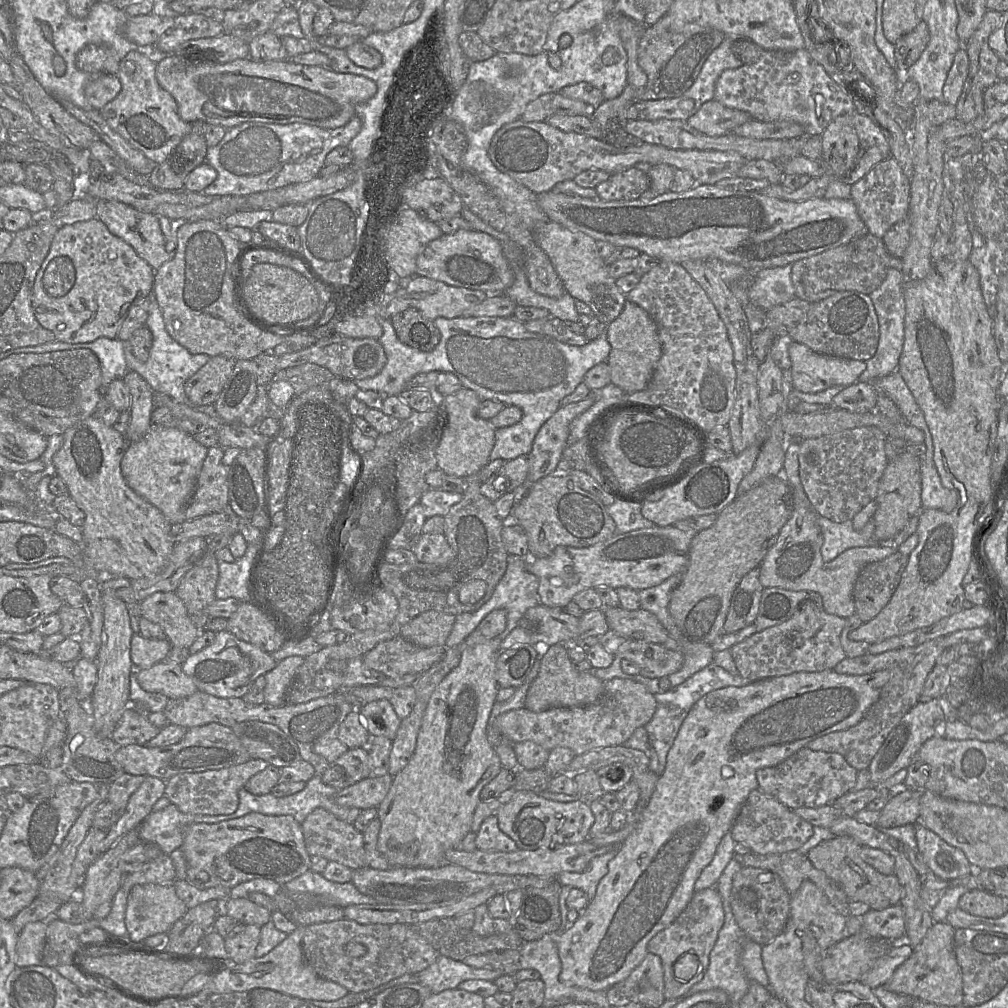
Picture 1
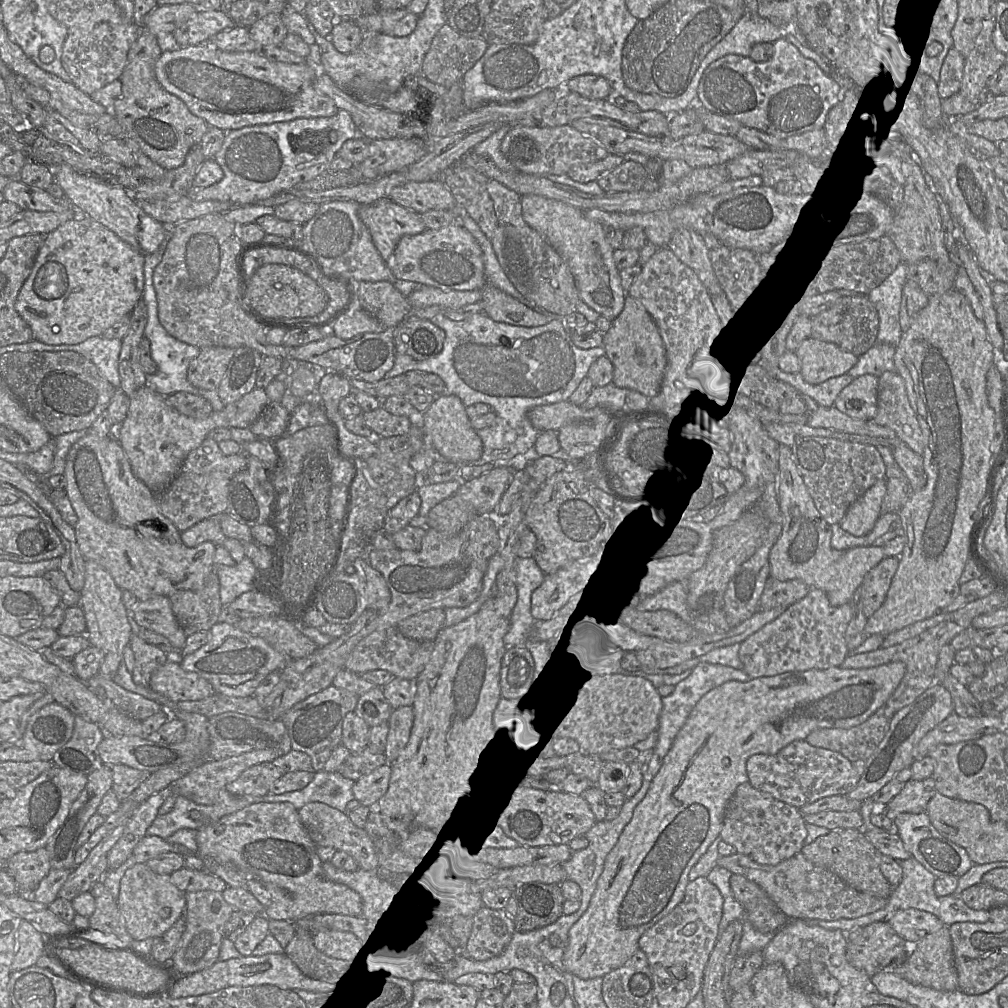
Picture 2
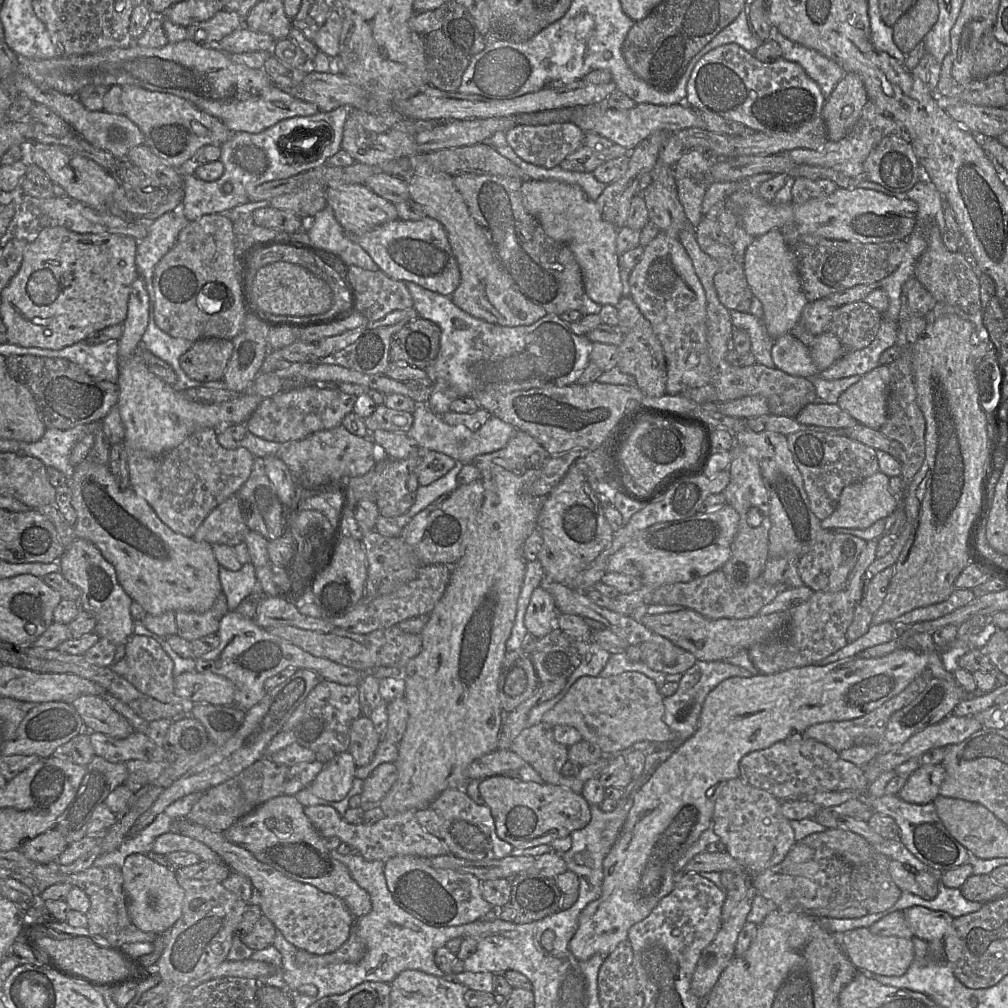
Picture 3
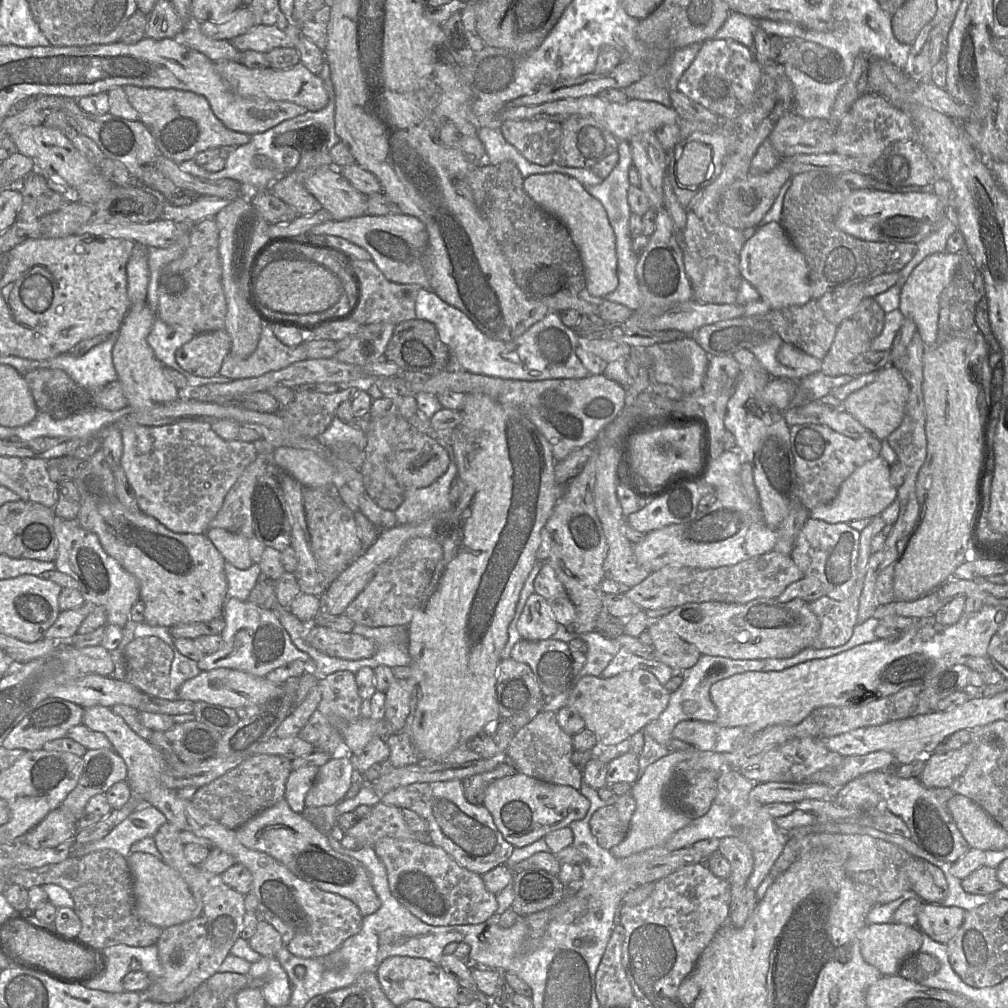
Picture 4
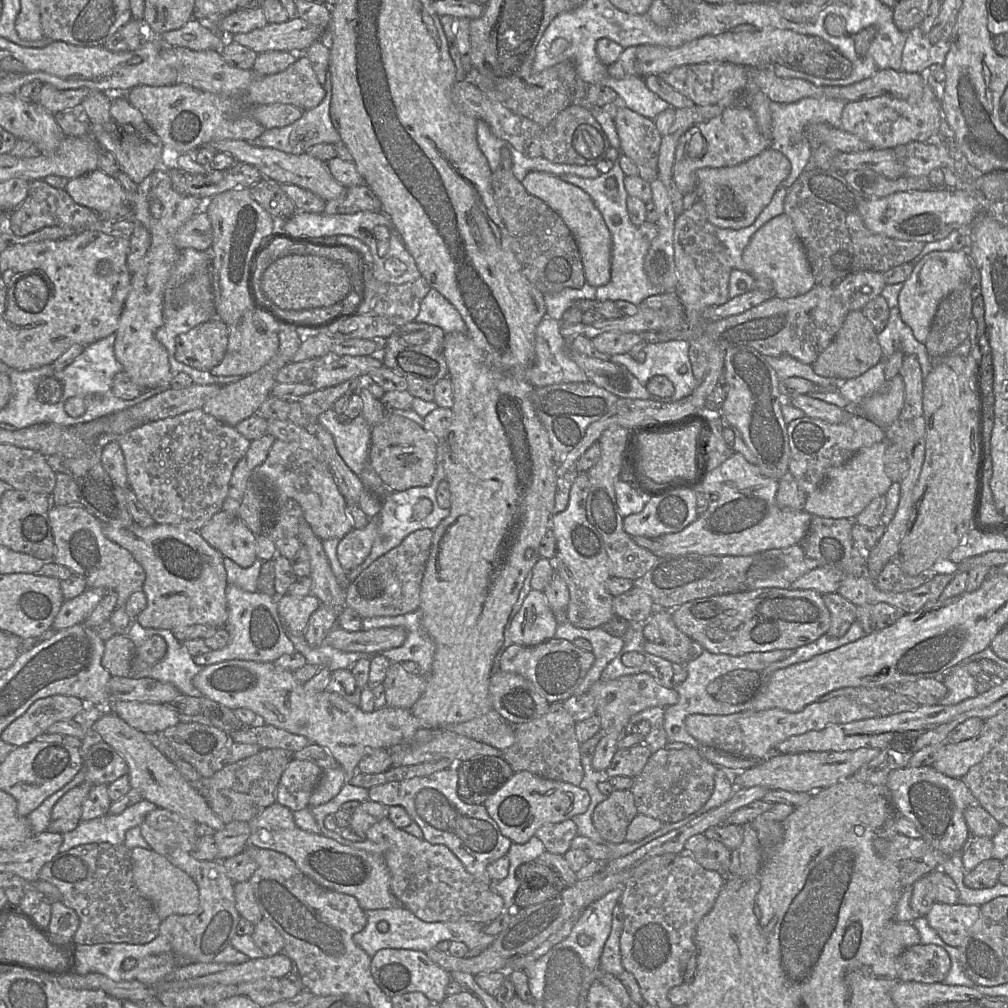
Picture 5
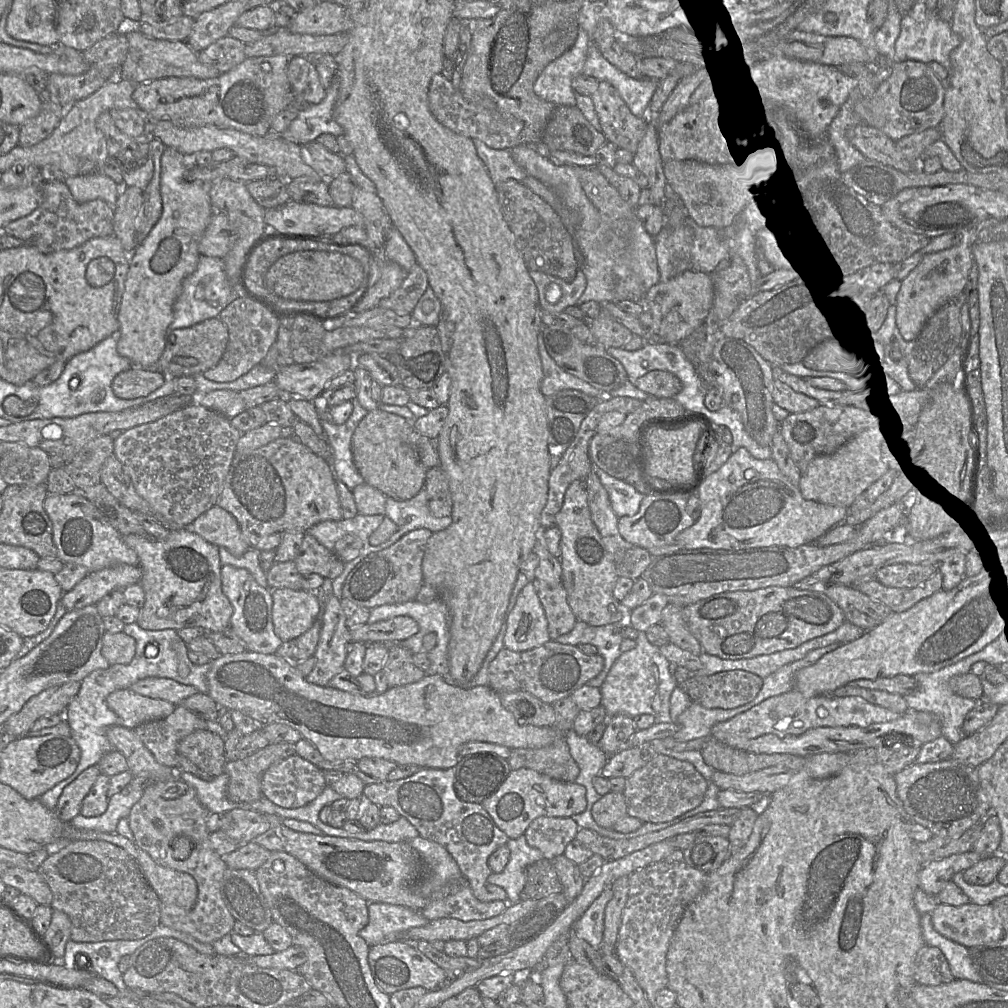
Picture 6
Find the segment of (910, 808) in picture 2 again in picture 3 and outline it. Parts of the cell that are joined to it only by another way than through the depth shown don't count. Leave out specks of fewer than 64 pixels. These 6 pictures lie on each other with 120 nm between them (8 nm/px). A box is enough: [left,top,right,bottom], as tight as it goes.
[898,764,945,804]

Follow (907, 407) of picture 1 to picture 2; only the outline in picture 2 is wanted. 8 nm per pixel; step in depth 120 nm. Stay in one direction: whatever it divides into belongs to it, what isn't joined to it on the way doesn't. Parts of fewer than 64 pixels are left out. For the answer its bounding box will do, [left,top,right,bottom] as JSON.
[847,342,896,378]

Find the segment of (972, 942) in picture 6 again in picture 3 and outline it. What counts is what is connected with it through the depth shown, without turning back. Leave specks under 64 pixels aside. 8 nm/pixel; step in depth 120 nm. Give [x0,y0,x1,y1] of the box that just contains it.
[903,906,954,943]

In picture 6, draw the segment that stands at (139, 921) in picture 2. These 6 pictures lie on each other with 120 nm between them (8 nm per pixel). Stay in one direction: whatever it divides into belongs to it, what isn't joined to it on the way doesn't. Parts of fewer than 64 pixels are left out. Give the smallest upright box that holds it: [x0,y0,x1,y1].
[136,848,198,909]

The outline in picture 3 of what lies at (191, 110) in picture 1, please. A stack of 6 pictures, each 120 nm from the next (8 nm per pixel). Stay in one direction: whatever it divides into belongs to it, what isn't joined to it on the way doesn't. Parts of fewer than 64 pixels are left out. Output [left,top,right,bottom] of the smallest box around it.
[17,38,319,134]

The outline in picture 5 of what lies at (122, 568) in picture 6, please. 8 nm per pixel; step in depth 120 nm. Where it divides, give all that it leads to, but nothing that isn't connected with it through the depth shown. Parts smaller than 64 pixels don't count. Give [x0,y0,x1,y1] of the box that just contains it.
[53,588,107,632]

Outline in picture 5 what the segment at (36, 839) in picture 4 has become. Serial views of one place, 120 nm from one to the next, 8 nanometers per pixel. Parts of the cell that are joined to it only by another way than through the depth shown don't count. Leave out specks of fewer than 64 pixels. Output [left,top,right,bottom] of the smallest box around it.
[47,781,93,834]

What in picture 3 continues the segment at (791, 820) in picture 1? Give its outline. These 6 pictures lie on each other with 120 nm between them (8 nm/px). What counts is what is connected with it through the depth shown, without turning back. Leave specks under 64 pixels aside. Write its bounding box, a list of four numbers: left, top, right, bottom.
[713,777,796,878]

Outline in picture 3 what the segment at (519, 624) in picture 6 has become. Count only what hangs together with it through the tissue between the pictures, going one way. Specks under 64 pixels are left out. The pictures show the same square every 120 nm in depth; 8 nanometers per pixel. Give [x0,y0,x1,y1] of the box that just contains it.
[524,587,557,638]

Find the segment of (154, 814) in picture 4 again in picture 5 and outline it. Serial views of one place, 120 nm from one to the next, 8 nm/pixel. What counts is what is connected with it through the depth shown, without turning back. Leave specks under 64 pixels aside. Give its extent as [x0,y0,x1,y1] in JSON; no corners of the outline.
[59,799,156,853]

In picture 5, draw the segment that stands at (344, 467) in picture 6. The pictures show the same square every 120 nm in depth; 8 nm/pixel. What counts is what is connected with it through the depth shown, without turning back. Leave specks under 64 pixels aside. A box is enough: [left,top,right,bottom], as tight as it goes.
[318,409,371,476]

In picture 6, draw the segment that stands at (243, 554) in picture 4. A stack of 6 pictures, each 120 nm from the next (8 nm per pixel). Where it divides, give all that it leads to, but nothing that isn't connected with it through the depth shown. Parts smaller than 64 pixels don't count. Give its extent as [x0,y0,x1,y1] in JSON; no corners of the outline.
[190,505,250,557]

